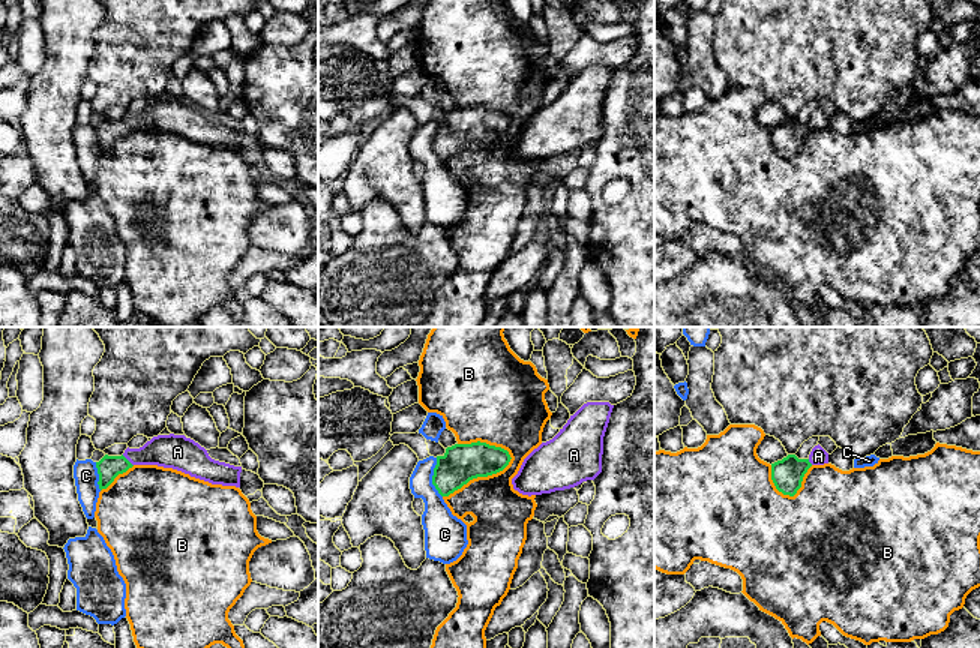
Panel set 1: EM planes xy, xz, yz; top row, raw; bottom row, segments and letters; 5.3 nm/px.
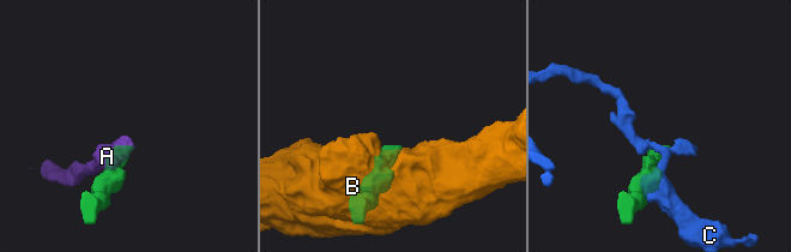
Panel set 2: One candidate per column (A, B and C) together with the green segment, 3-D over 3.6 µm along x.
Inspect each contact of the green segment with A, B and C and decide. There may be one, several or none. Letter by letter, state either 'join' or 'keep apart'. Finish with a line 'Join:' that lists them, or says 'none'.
A: join
B: keep apart
C: keep apart
Join: A

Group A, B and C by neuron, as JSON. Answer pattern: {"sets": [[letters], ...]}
{"sets": [["A"], ["B"], ["C"]]}

